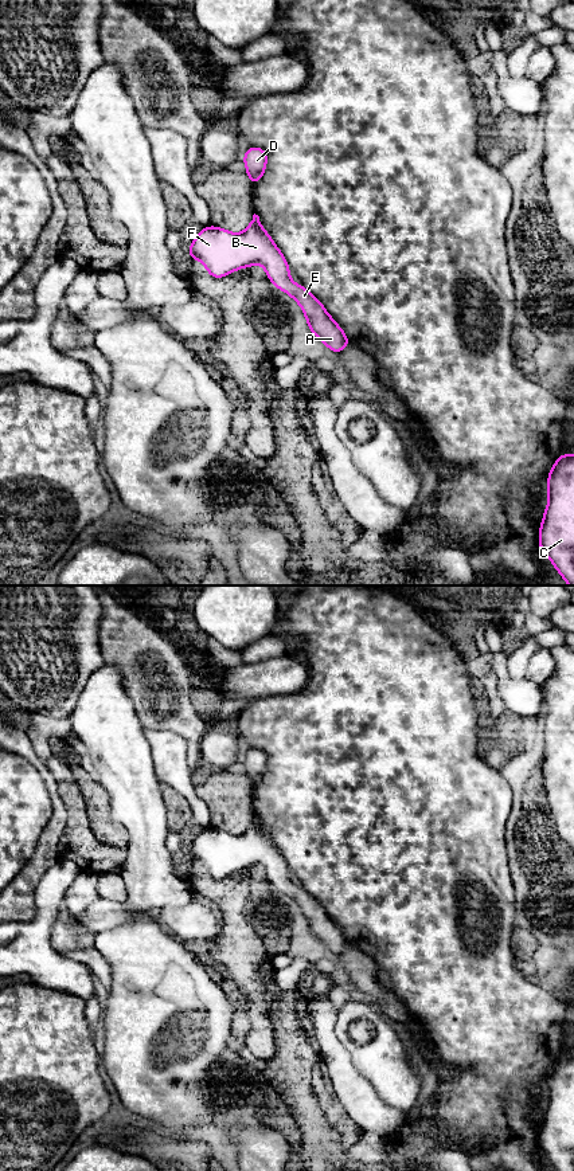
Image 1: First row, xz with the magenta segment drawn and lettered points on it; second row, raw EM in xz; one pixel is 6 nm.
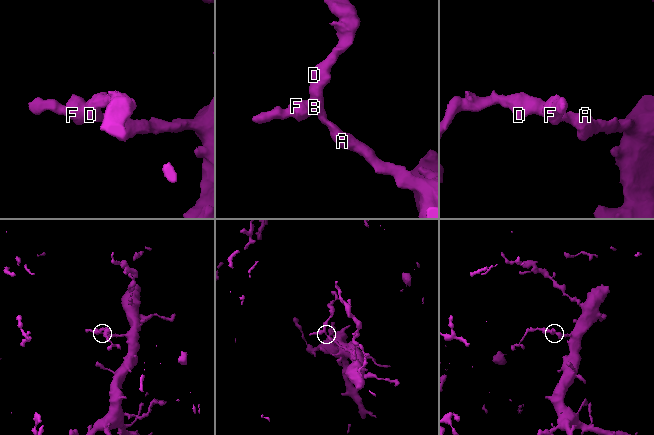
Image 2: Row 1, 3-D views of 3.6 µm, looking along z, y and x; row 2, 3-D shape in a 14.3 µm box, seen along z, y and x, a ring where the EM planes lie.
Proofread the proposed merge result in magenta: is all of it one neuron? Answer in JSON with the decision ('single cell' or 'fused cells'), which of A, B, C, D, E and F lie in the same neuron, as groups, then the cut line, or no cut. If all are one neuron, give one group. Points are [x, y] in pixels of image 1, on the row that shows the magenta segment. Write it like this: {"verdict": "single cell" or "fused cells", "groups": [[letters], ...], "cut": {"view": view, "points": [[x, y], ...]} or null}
{"verdict": "single cell", "groups": [["A", "B", "C", "D", "E", "F"]], "cut": null}

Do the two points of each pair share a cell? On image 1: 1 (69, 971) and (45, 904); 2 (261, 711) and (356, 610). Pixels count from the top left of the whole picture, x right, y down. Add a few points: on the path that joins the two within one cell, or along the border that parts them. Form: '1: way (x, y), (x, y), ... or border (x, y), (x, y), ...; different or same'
1: way (51, 956), (43, 948), (43, 921); same
2: way (295, 711), (356, 649), (356, 643); same

